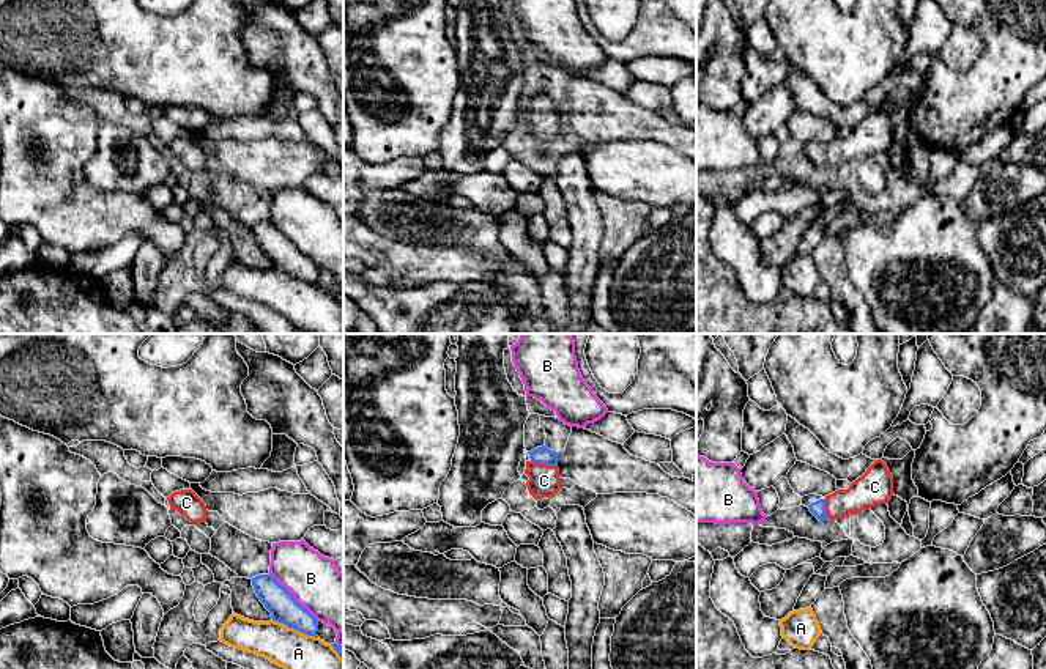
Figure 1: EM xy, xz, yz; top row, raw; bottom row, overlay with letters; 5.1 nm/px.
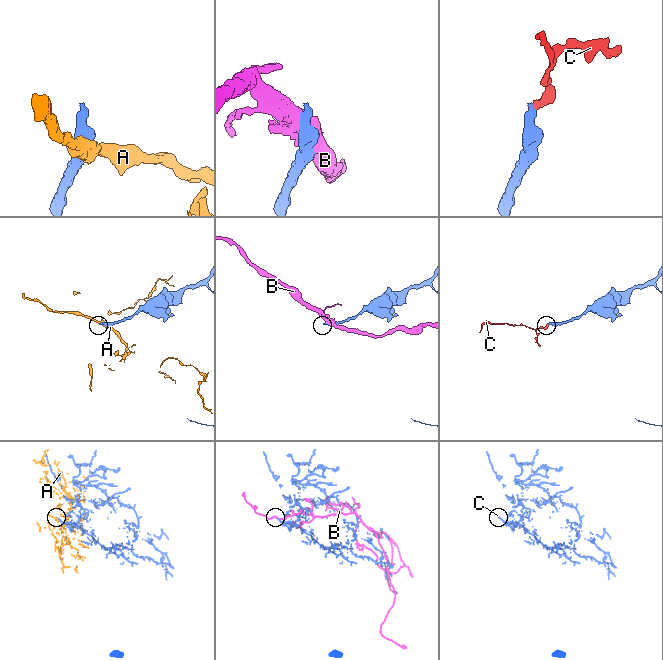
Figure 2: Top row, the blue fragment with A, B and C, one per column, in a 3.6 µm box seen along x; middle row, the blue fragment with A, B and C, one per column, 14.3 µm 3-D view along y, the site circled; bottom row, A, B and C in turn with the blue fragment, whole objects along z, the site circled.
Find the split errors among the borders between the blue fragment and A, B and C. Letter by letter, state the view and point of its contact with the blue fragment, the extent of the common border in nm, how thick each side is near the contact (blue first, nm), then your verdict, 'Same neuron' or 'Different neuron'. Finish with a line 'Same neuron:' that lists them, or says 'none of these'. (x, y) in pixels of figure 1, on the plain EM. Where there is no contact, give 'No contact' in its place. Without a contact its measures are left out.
A: Touches blue at xy (295, 276). Shared border 260 nm. Thickness 150 nm (blue) against 240 nm. Different neuron
B: Touches blue at xy (293, 246). Shared border 360 nm. Thickness 150 nm (blue) against 280 nm. Different neuron
C: Touches blue at xz (544, 110). Shared border 140 nm. Thickness 90 nm (blue) against 160 nm. Same neuron
Same neuron: C

